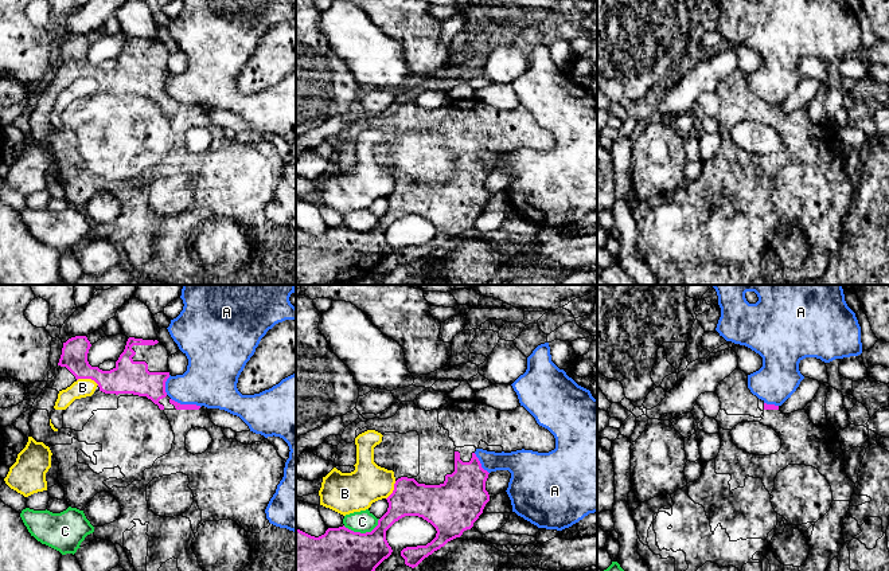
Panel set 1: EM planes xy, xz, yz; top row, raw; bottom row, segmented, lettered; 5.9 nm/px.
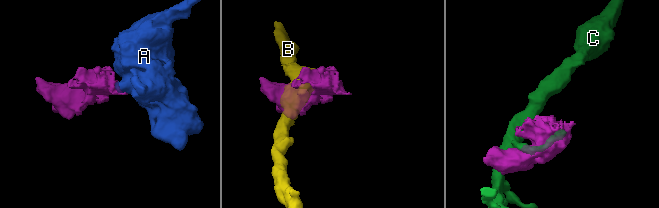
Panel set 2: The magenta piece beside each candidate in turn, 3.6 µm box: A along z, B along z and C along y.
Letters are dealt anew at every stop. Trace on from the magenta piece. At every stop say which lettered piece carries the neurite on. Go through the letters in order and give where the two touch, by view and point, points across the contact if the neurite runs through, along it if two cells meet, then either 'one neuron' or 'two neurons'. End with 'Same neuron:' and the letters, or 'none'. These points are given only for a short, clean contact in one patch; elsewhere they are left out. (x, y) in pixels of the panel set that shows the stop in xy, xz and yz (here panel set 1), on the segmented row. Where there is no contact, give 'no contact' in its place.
A: meets magenta in xy at (186, 405); border along xy (171, 398), (180, 403), (201, 406); two neurons
B: meets magenta in xy at (88, 378); two neurons
C: meets magenta in xz at (362, 534); two neurons
Same neuron: none

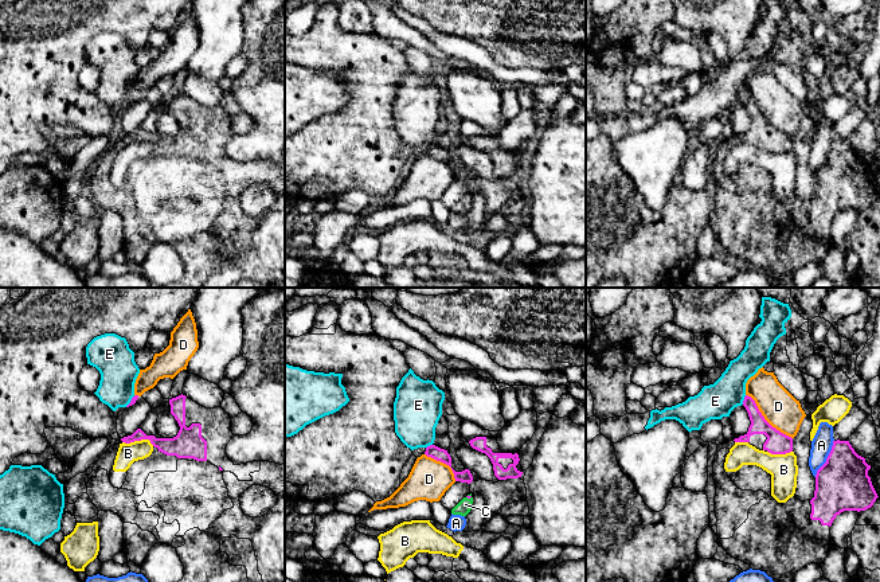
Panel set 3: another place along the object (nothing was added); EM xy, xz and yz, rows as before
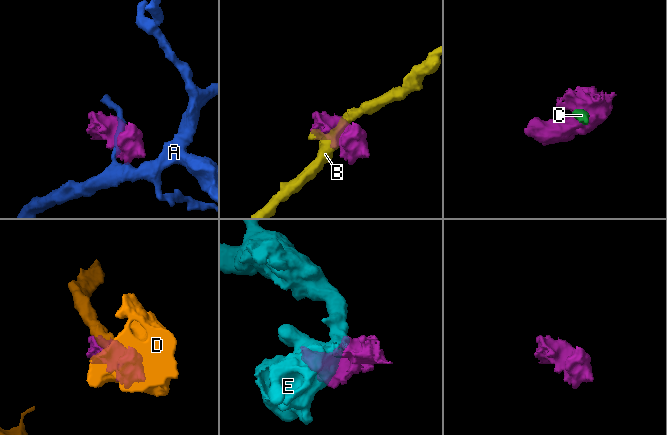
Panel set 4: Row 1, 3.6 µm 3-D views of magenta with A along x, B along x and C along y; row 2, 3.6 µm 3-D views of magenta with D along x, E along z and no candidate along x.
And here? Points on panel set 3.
A: meets magenta in yz at (826, 459); two neurons
B: meets magenta in xy at (139, 440); two neurons
C: meets magenta in xz at (468, 496); runs through xz (466, 496), (468, 496), (464, 507); one neuron
D: meets magenta in yz at (765, 420); two neurons
E: meets magenta in yz at (744, 399); border along yz (746, 395), (742, 403); two neurons
Same neuron: C

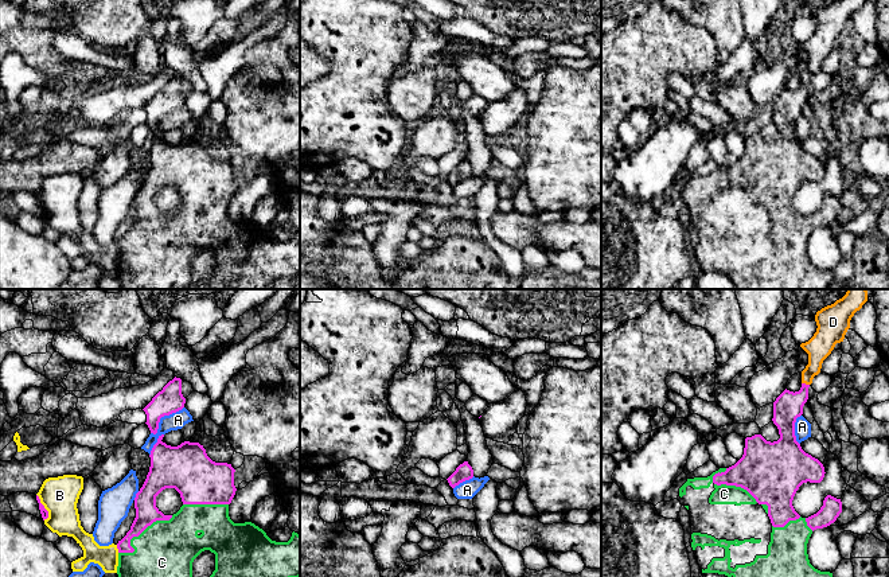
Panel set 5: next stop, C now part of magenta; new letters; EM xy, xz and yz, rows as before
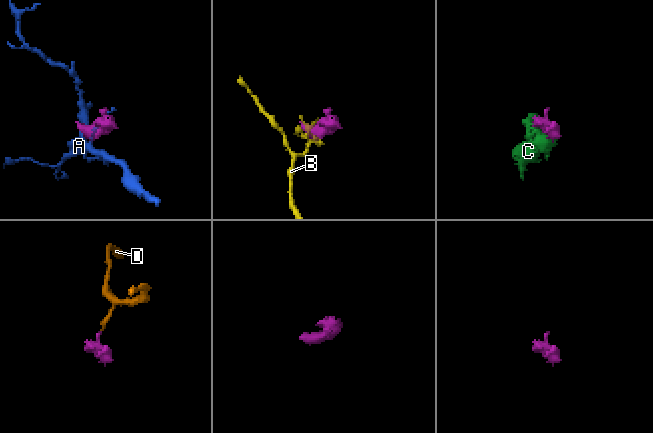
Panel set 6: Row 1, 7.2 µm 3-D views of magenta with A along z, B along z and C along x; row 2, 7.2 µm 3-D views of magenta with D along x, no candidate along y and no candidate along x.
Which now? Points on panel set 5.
A: meets magenta in xy at (162, 416); two neurons
B: meets magenta in xy at (43, 507); two neurons
C: meets magenta in xy at (139, 534); one neuron
D: meets magenta in yz at (804, 383); runs through yz (788, 405), (803, 392), (804, 383), (819, 346); one neuron
Same neuron: C, D

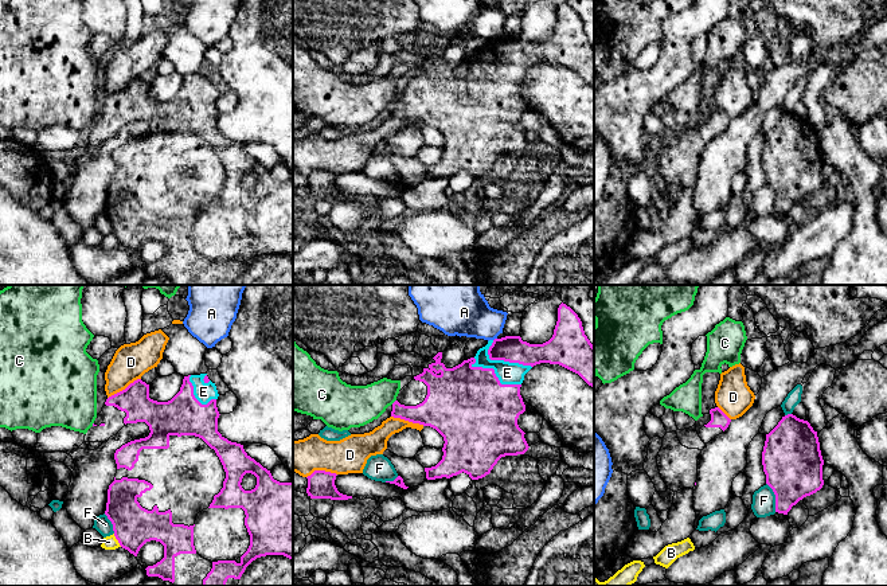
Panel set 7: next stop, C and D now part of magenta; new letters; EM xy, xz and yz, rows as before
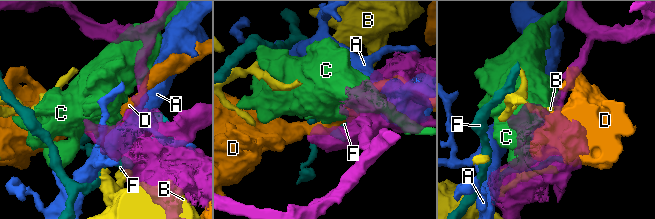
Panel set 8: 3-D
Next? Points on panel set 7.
A: meets magenta in xz at (495, 339); border along xz (496, 338), (493, 340); two neurons
B: meets magenta in xy at (117, 539); border along xy (113, 534), (121, 546); two neurons
C: meets magenta in xz at (394, 402); border along xz (395, 399), (391, 403); two neurons
D: meets magenta in xy at (125, 389); two neurons
E: meets magenta in xz at (493, 372); one neuron
F: meets magenta in yz at (776, 497); two neurons
Same neuron: E

